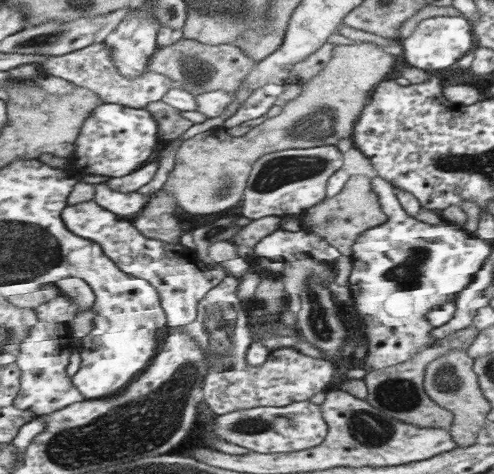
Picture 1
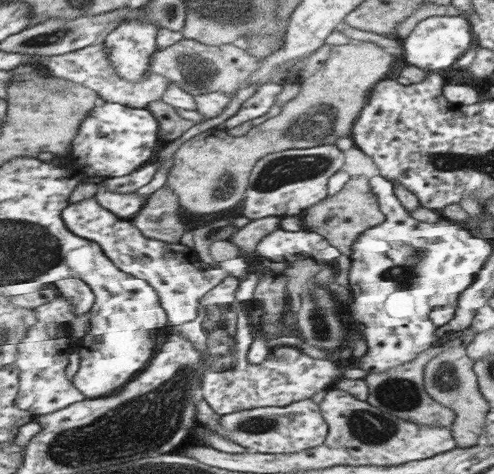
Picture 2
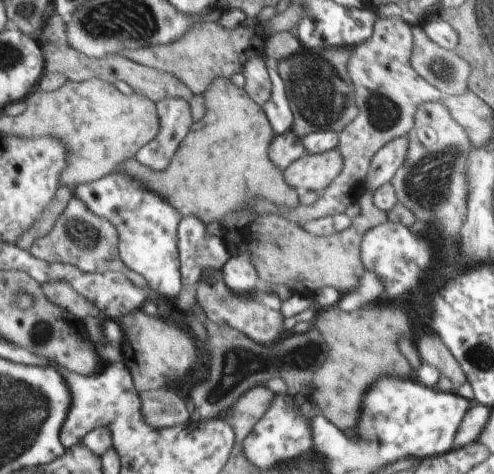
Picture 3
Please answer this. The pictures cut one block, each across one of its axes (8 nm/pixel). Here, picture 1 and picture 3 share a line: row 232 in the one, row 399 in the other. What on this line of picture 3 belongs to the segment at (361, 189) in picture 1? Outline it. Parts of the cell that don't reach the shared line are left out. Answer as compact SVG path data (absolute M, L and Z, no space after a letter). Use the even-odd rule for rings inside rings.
M387 302L385 306L367 304L353 312L337 312L337 306L331 306L335 312L323 314L317 312L311 328L315 328L325 344L327 344L327 358L315 370L315 376L309 384L309 390L303 392L303 398L313 400L319 404L319 414L325 416L331 424L353 428L359 416L359 408L363 408L363 398L367 388L375 384L379 378L387 376L407 376L409 364L403 352L399 350L399 338L409 336L409 322L401 306Z

